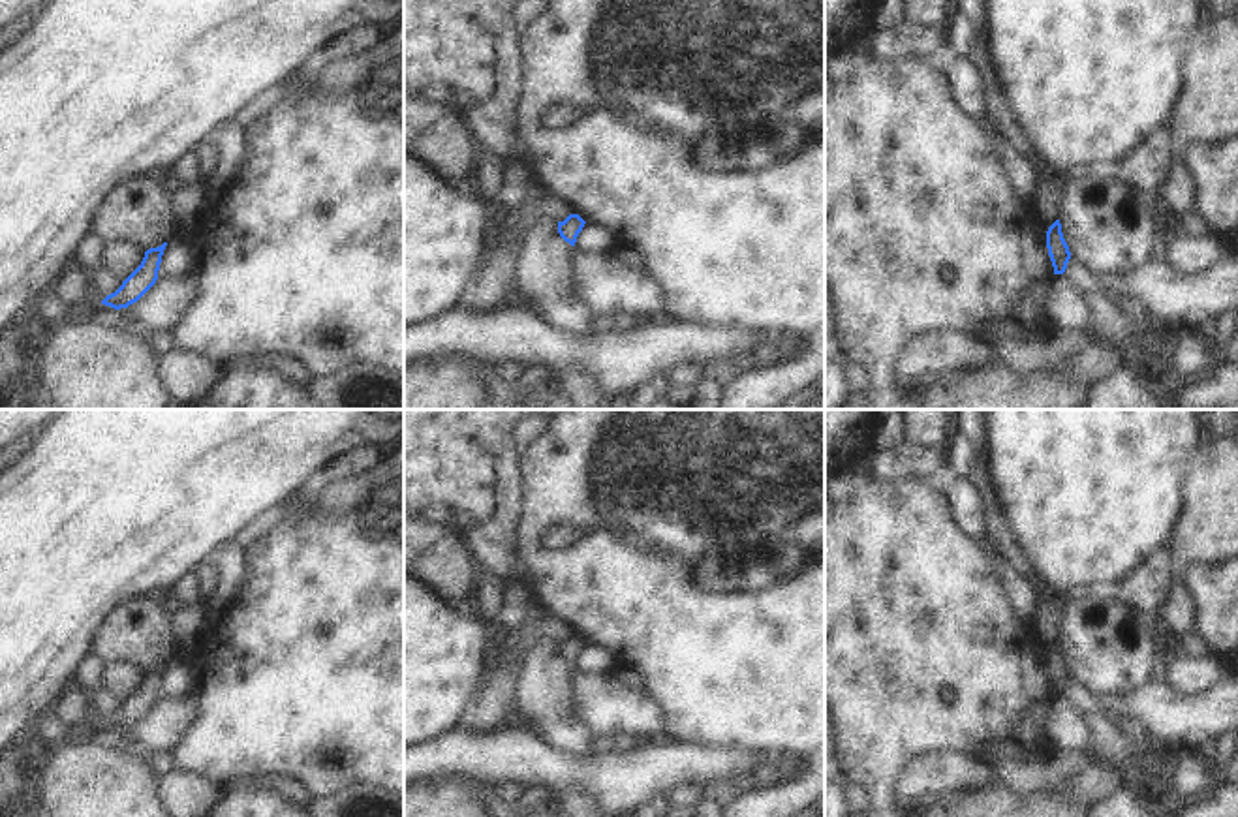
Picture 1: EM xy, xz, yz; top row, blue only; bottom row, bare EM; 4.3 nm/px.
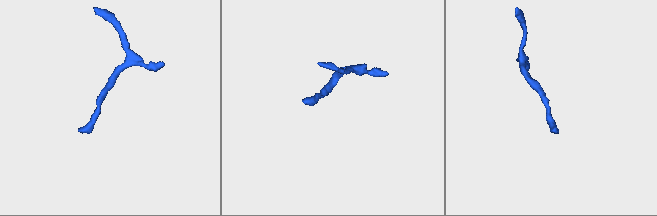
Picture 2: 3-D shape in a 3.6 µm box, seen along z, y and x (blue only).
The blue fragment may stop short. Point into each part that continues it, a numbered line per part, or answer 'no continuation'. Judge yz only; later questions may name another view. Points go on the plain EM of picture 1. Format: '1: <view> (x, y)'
no continuation

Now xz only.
no continuation

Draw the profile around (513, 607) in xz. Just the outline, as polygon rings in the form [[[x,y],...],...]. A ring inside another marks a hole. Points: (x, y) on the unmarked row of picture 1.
[[[507,586],[502,610],[496,622],[515,635],[524,620],[526,603],[528,603],[528,595],[522,590]]]

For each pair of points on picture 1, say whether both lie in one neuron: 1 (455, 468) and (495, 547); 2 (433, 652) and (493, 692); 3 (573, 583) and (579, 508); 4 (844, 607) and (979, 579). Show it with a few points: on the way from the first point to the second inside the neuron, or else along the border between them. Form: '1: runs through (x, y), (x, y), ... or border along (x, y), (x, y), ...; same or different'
1: border along (493, 477), (493, 513), (474, 523); different
2: border along (491, 673), (476, 699); different
3: runs through (549, 564), (534, 549), (534, 532), (555, 511); same
4: runs through (878, 607), (887, 603), (945, 603); same

